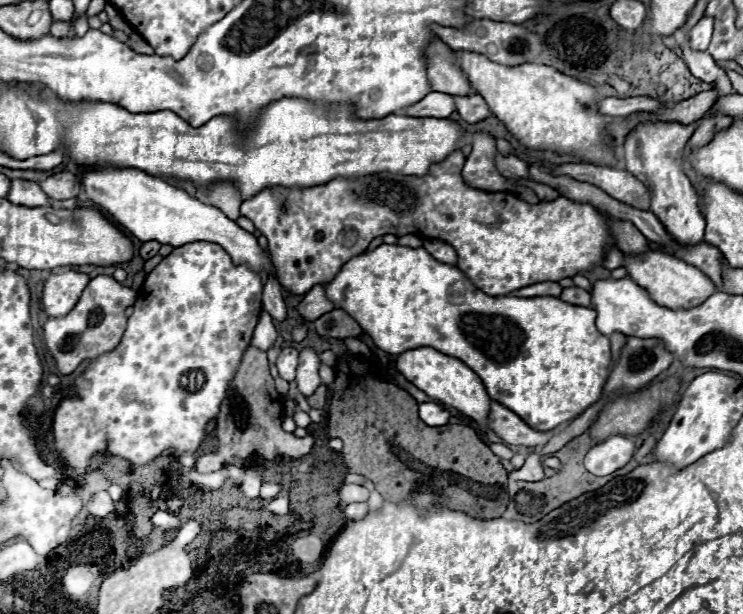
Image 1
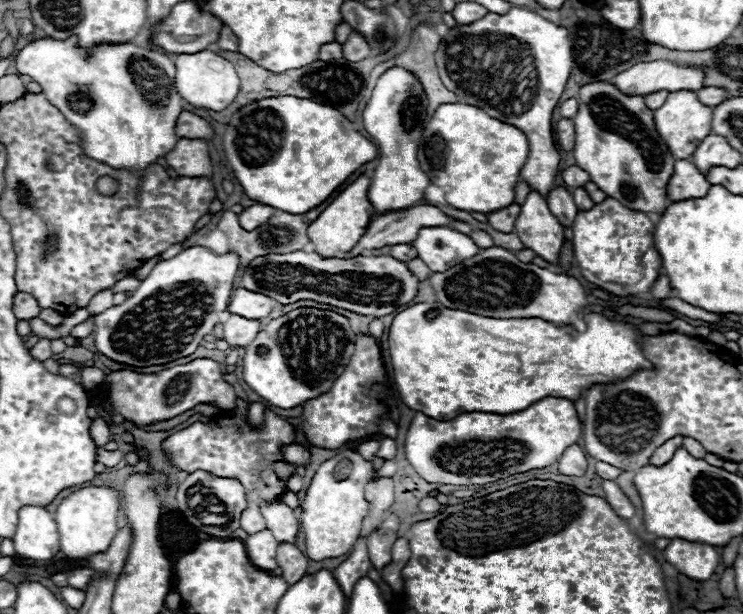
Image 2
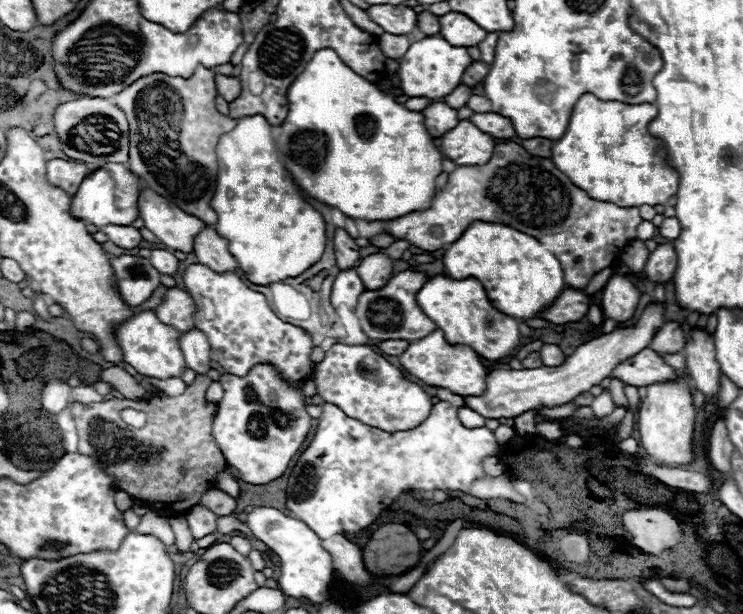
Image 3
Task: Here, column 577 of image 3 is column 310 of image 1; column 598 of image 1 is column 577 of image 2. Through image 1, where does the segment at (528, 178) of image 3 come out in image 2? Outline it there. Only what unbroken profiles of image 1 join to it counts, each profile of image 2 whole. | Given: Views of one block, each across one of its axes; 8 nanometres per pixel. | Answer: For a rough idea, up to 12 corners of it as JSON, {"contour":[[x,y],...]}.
{"contour":[[614,198],[578,212],[574,258],[616,296],[648,292],[654,222]]}

